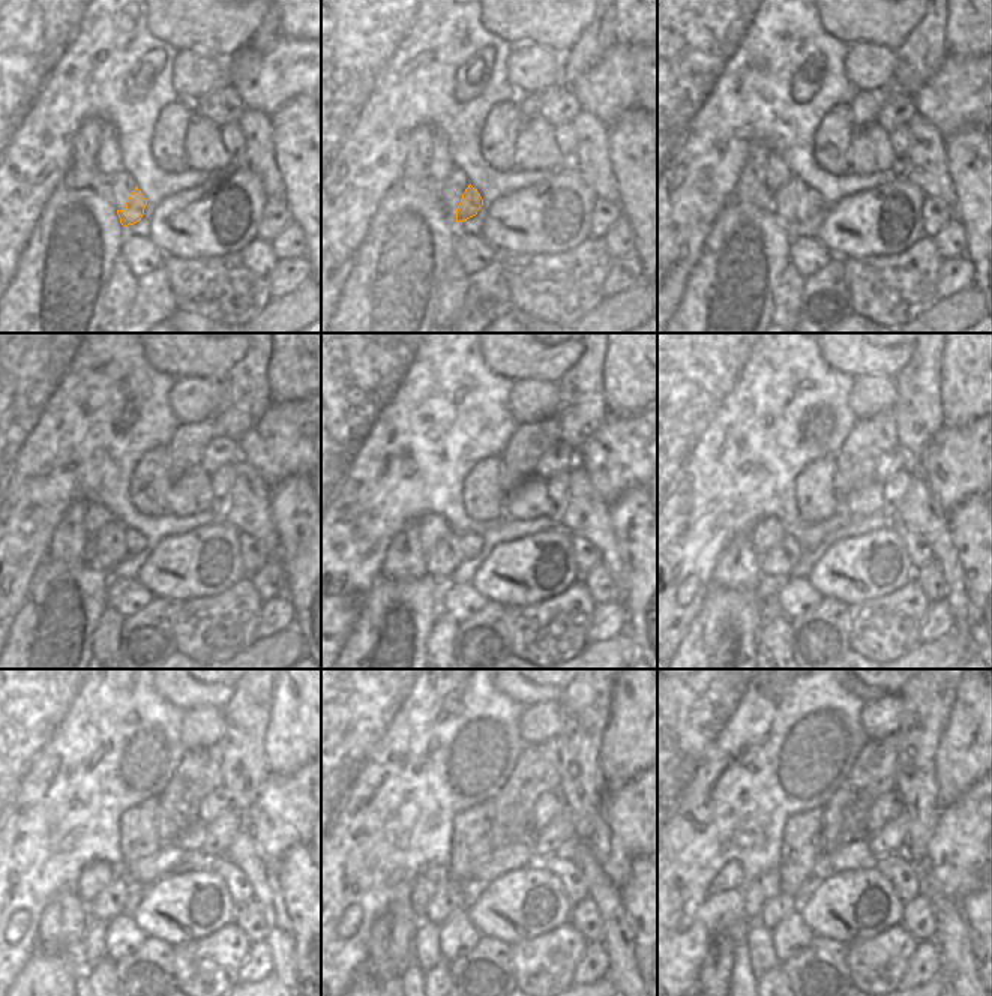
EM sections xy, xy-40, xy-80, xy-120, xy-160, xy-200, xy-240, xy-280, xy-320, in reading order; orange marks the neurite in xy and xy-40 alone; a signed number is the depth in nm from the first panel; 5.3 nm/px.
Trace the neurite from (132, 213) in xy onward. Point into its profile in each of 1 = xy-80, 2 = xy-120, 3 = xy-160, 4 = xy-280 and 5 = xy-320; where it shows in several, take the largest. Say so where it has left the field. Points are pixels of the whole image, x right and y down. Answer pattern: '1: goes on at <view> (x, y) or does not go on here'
1: goes on at xy-80 (811, 203)
2: goes on at xy-120 (135, 542)
3: goes on at xy-160 (471, 543)
4: goes on at xy-280 (500, 861)
5: goes on at xy-320 (856, 855)

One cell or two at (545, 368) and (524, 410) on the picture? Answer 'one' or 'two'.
two

